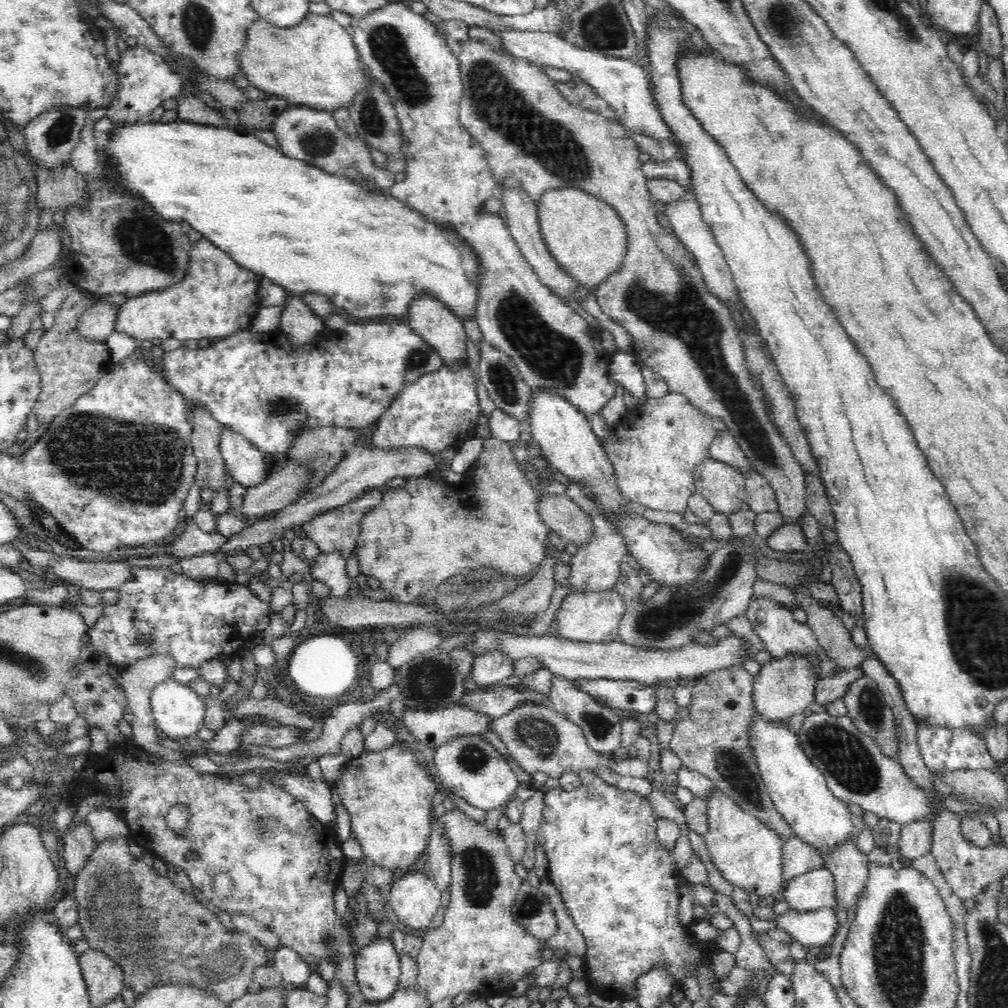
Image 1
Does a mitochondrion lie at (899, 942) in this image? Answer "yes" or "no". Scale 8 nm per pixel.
yes

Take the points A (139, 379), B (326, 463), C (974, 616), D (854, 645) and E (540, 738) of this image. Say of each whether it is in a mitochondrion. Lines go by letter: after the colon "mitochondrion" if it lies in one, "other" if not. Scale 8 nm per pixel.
A: other
B: other
C: mitochondrion
D: other
E: mitochondrion

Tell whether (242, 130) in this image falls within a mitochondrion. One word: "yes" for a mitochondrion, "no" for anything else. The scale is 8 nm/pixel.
no

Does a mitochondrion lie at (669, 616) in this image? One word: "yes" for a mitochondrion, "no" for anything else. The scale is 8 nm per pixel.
yes

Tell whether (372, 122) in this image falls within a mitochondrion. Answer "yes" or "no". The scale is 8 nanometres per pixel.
yes

